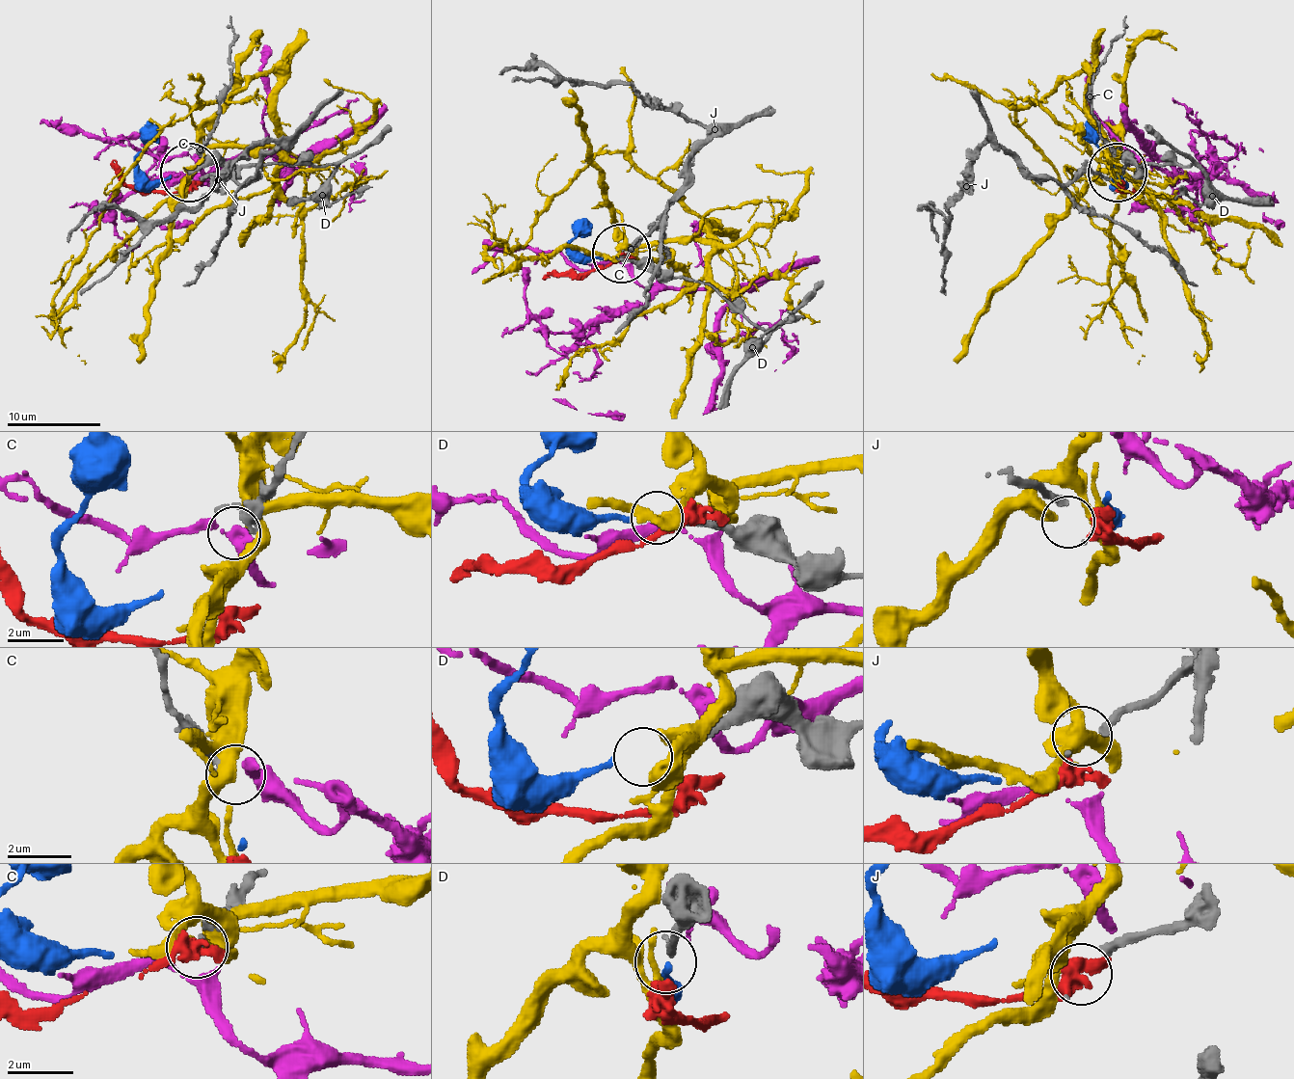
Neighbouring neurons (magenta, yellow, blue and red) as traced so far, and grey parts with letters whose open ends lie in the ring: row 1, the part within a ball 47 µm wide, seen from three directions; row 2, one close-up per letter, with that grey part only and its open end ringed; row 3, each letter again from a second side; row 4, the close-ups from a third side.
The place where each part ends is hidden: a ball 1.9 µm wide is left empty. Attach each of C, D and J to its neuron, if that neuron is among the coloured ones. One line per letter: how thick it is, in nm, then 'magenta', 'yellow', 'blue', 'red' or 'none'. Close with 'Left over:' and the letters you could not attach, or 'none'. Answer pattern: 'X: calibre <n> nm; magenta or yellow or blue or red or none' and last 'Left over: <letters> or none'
C: calibre 320 nm; magenta
D: calibre 240 nm; blue
J: calibre 60 nm; red
Left over: none

